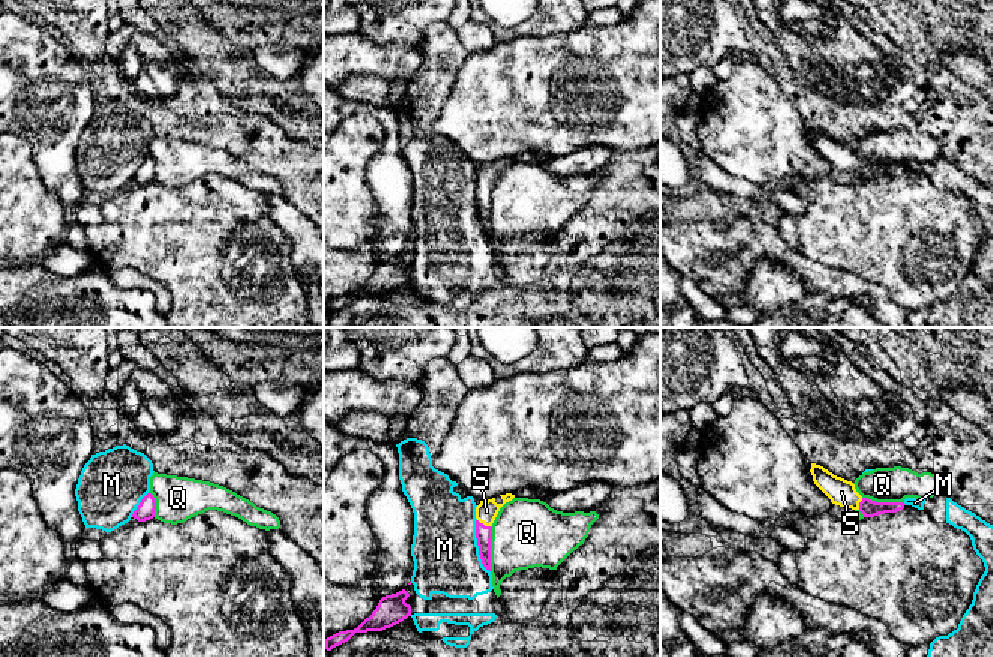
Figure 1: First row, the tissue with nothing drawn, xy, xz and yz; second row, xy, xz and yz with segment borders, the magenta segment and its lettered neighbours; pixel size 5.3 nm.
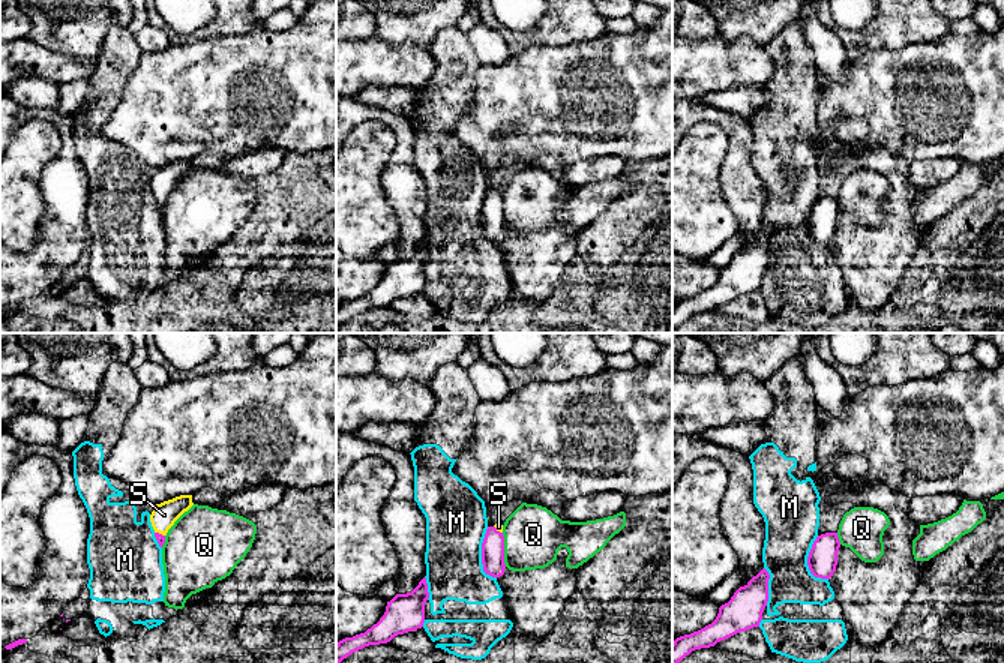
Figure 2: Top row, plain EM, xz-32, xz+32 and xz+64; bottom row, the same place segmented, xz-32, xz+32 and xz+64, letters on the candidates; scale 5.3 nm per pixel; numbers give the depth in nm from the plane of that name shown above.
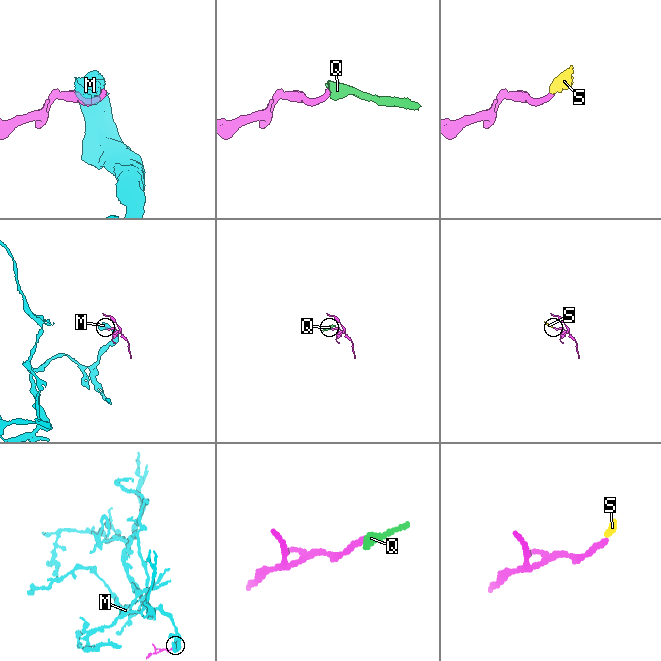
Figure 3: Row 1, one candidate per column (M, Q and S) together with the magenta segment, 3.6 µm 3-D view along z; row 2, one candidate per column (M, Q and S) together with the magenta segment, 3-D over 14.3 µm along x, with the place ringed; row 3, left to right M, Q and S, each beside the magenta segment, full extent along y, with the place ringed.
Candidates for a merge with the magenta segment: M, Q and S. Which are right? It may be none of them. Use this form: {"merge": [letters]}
{"merge": ["S"]}

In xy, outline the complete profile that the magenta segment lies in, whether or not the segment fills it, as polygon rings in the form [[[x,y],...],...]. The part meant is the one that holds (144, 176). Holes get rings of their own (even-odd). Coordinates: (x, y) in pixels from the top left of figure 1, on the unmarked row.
[[[148,156],[134,176],[132,182],[136,183],[138,186],[146,186],[154,182],[154,174],[156,174],[156,165],[153,159]]]

